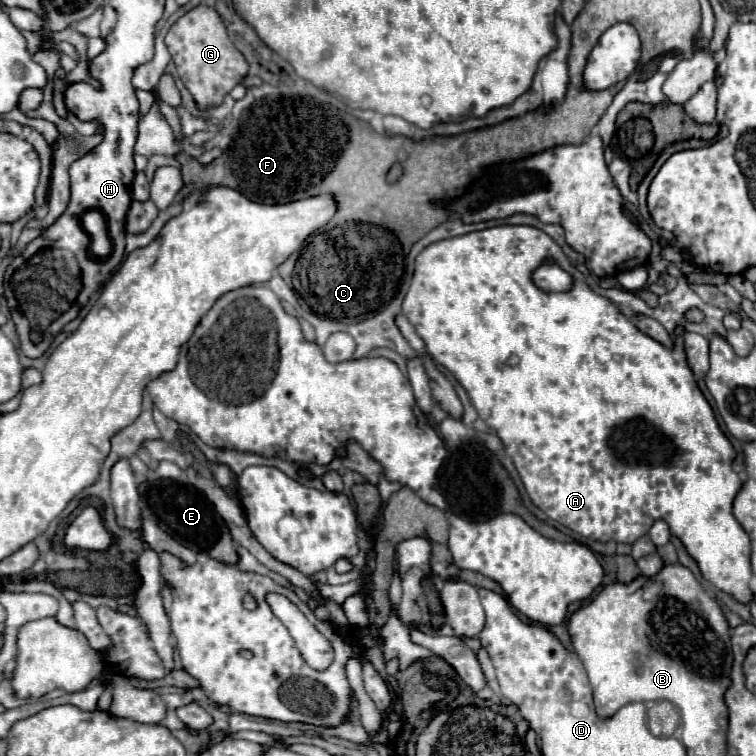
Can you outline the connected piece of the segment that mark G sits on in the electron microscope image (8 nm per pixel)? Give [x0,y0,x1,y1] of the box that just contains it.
[166,4,248,110]

